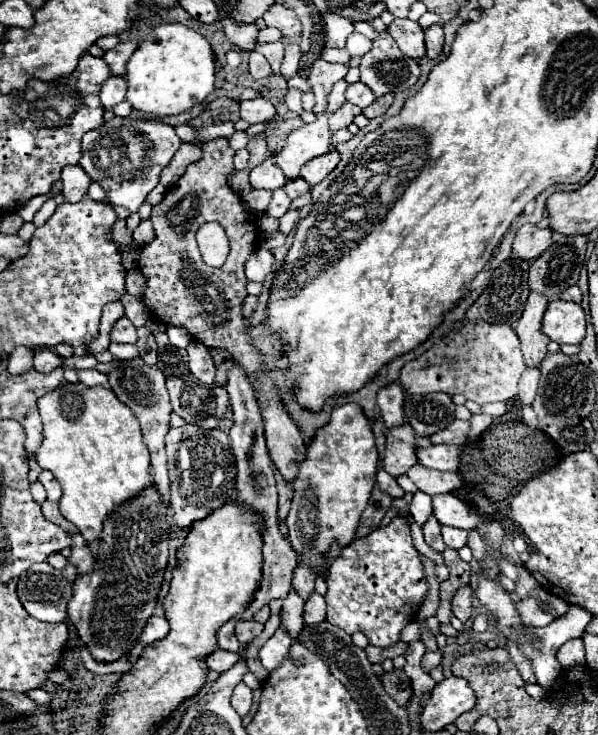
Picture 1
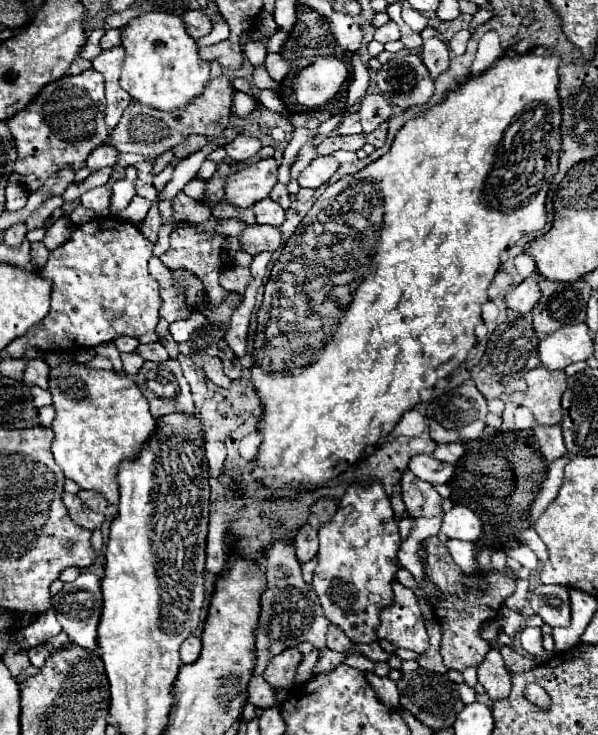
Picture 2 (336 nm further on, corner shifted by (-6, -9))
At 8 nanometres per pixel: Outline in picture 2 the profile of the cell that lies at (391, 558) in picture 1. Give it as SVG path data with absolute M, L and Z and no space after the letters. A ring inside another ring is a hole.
M400 582L392 584L394 604L380 614L378 638L388 640L396 648L408 648L418 654L428 650L428 634L424 616L414 592Z

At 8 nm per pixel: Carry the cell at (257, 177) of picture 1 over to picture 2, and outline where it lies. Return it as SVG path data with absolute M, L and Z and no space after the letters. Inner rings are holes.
M264 198L252 206L256 214L258 224L270 224L270 226L280 226L284 222L284 208L278 206L274 200Z

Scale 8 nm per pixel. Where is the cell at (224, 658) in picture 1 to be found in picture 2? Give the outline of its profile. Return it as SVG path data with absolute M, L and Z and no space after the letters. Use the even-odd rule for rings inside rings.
M252 676L250 684L248 684L248 702L254 704L256 708L272 708L276 704L276 692L272 690L272 686L262 678L262 676Z

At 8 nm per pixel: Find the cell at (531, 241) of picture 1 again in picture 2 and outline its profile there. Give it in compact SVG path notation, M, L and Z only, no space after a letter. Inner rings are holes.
M534 274L532 278L518 284L518 288L508 292L504 298L504 304L508 310L514 310L518 316L526 316L534 310L534 306L538 304L538 298L540 298L540 290Z

